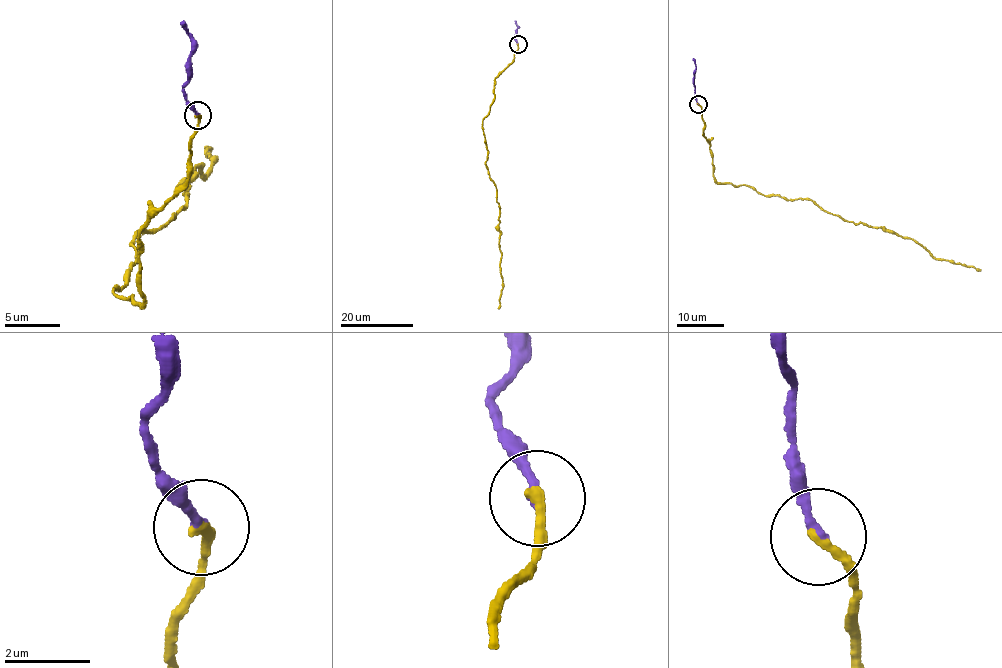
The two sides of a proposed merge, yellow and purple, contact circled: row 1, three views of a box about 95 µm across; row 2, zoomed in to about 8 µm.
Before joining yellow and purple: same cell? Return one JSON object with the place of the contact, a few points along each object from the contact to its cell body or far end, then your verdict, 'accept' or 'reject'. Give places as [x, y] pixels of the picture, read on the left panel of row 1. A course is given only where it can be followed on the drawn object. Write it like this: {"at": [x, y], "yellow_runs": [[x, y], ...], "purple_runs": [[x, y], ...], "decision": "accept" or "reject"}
{"at": [198, 115], "yellow_runs": [[197, 114], [187, 187], [141, 232], [144, 301], [112, 293], [204, 148]], "purple_runs": [[197, 114], [183, 90], [188, 80], [191, 39], [188, 30], [180, 23]], "decision": "accept"}

